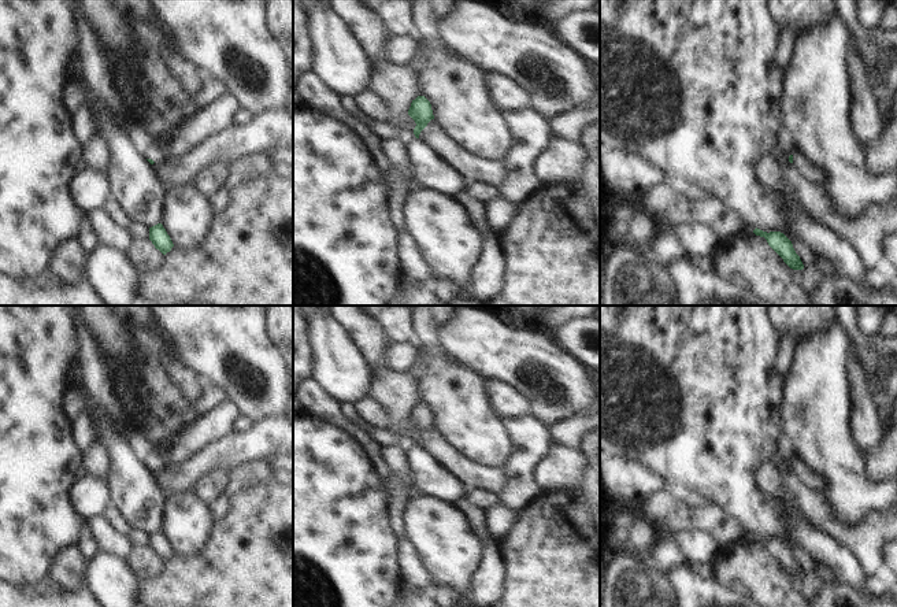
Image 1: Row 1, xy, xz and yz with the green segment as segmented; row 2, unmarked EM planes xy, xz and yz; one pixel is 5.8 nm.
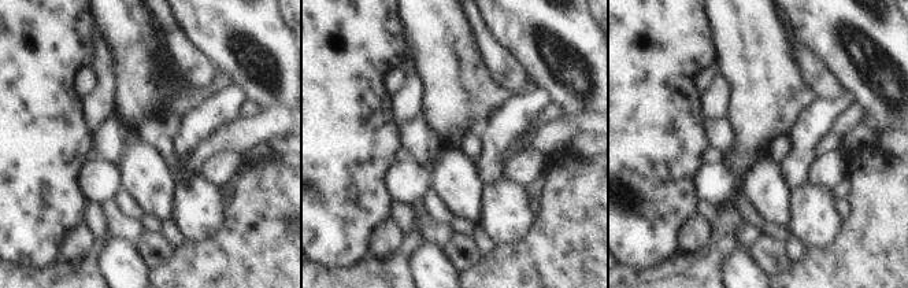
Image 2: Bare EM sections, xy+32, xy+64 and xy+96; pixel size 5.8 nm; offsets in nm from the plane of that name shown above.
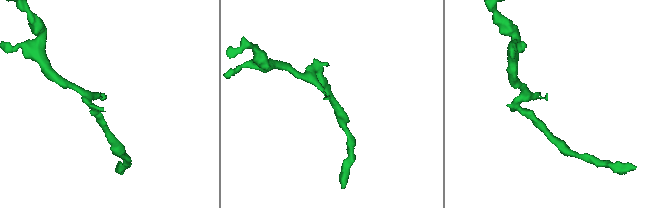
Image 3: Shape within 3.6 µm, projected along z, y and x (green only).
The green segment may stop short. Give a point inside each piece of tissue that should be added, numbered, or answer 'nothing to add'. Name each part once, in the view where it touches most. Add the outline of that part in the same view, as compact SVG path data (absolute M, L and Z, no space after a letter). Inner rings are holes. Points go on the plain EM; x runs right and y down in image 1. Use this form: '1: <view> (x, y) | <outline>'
1: xy (148, 454) | M127 436L129 445L138 460L145 466L152 466L155 477L157 477L164 469L166 462L157 449L149 440L141 436Z

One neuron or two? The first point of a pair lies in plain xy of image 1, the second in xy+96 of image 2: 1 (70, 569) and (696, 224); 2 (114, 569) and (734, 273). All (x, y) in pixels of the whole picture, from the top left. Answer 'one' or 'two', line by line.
1: one
2: one

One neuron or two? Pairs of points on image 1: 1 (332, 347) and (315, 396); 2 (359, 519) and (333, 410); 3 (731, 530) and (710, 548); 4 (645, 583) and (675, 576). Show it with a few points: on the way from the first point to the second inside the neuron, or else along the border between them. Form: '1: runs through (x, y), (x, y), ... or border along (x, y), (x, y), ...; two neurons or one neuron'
1: border along (310, 378), (338, 402); two neurons
2: border along (307, 413), (325, 418), (341, 428); two neurons
3: border along (685, 530), (708, 533), (718, 548); two neurons
4: border along (666, 577), (675, 592); two neurons

